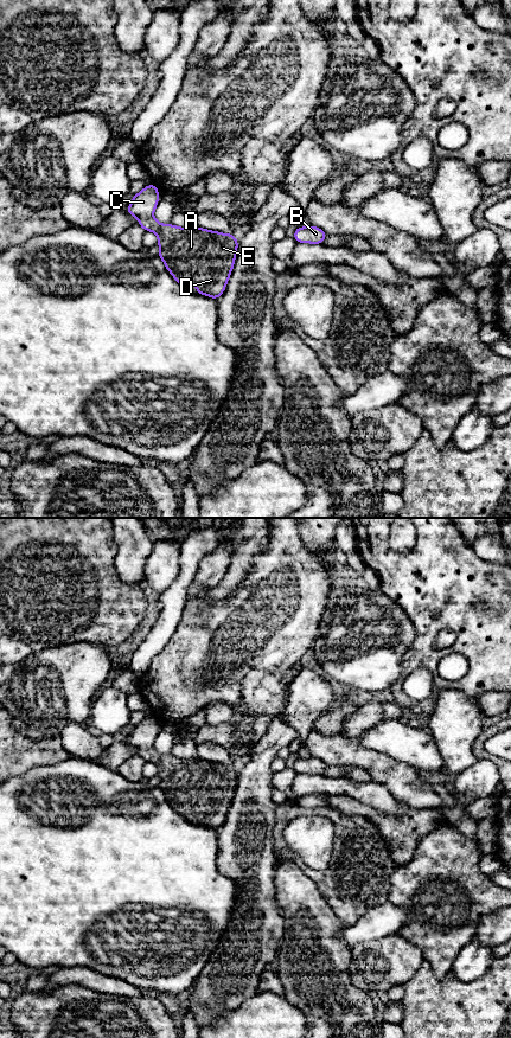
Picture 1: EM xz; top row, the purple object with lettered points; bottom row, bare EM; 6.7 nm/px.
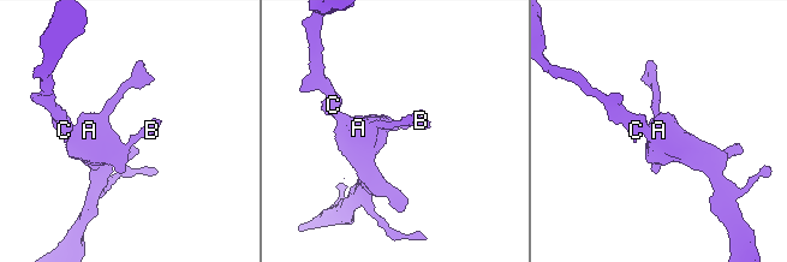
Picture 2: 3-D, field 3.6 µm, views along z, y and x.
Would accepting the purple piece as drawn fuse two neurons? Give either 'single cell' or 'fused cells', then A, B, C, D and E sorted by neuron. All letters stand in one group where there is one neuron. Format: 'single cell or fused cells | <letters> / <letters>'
single cell | A B C D E

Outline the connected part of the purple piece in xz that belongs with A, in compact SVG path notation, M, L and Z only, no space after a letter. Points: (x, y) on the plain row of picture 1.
M154 715L132 729L126 743L134 747L145 762L158 767L158 787L173 809L184 818L197 815L196 825L218 831L234 800L236 768L199 757L185 760L171 754L160 755L153 748L159 733L159 720Z

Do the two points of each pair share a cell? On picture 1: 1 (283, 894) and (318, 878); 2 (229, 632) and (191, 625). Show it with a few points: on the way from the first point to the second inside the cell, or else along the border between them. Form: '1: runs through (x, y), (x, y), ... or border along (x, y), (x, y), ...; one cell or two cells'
1: border along (298, 866), (314, 883), (329, 904); two cells
2: runs through (219, 632), (200, 632); one cell

